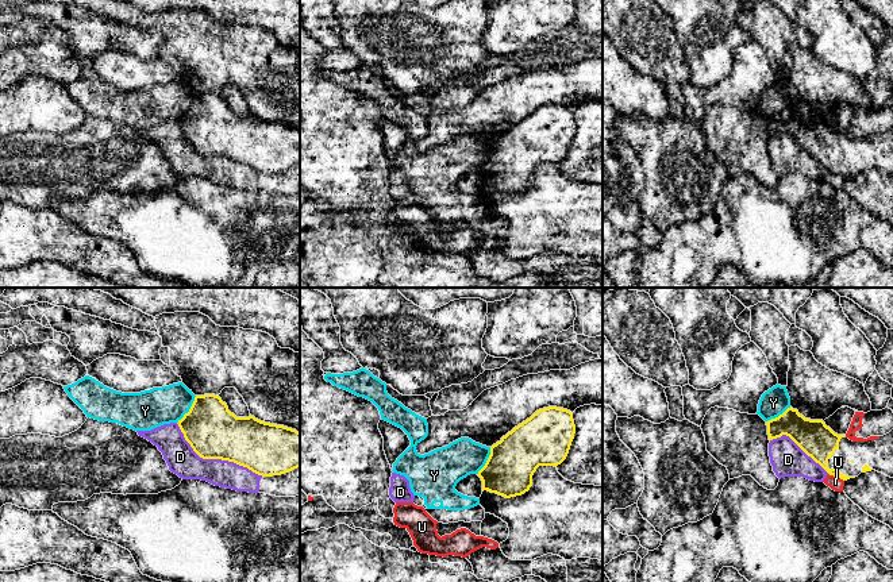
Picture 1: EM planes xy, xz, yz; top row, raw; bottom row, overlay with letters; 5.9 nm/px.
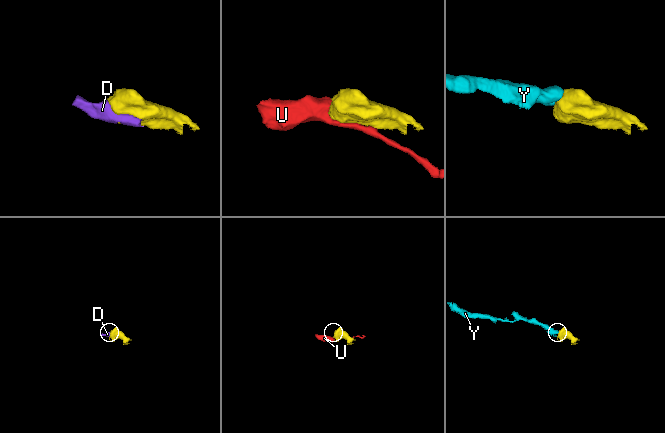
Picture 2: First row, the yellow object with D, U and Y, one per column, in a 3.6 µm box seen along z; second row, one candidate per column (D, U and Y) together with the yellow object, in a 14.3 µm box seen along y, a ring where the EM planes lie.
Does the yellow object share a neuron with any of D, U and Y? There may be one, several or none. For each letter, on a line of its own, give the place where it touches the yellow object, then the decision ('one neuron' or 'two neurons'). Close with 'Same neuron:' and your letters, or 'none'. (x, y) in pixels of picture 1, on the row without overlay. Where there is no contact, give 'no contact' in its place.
D: contact xy (215, 155); two neurons
U: contact yz (836, 174); two neurons
Y: contact xy (189, 107); two neurons
Same neuron: none

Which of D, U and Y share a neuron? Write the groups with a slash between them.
D / U / Y

